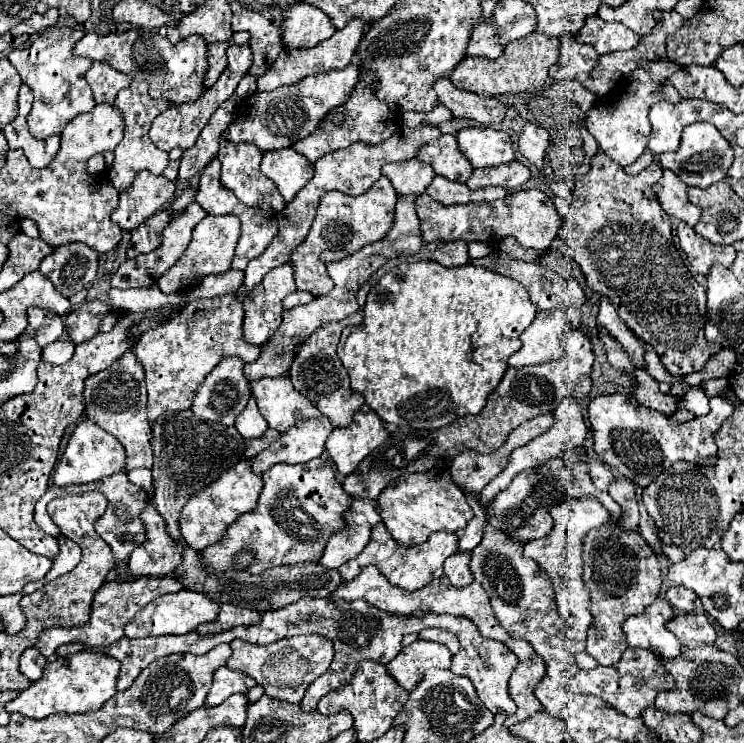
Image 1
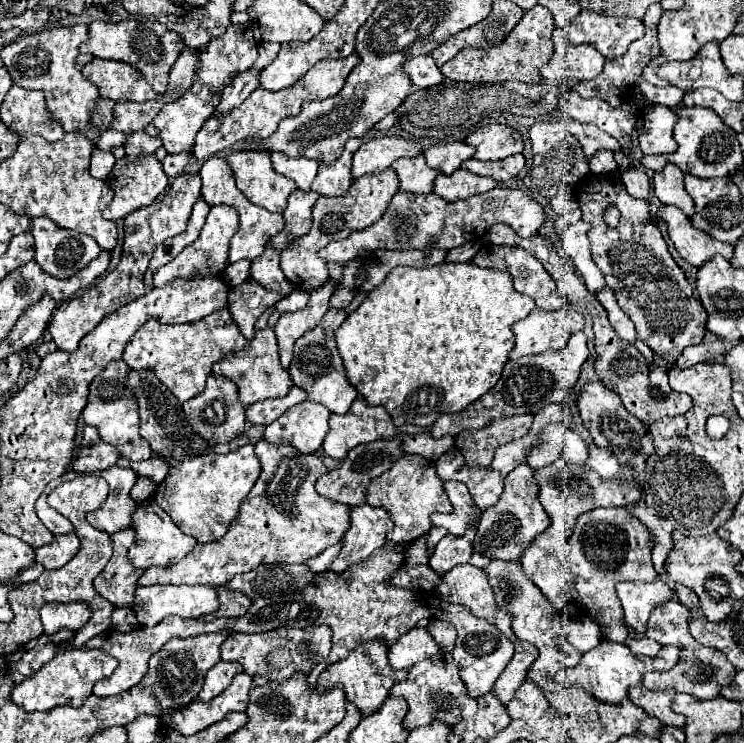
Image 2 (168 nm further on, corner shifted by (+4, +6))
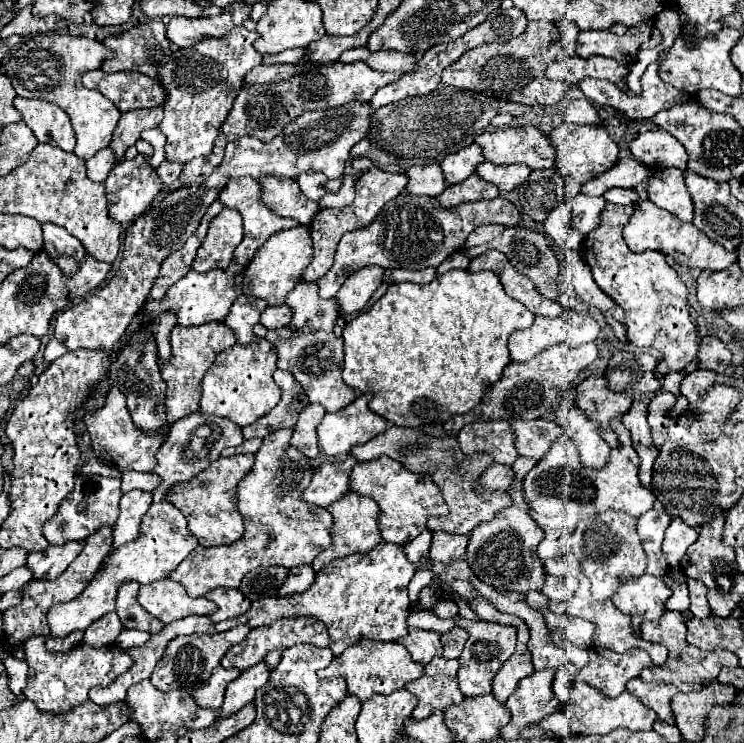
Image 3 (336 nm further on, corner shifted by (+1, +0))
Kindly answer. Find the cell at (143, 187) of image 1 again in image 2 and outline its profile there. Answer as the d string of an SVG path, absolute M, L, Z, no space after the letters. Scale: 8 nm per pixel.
M153 154L153 156L139 156L139 160L127 160L127 158L117 160L111 174L107 176L107 184L113 190L113 200L111 200L109 208L103 210L103 216L107 220L117 222L117 220L125 218L129 212L135 212L139 208L145 208L145 206L153 204L163 194L163 190L167 188L169 178L163 172L161 162Z

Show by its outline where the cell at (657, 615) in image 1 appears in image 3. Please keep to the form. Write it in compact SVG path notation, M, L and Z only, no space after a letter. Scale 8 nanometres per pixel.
M642 576L622 584L622 590L612 598L620 612L640 616L642 620L656 620L664 614L666 602L672 596L670 588L656 576Z

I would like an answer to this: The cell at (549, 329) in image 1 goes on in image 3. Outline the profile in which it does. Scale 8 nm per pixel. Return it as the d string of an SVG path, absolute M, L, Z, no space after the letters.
M564 310L556 318L546 318L546 316L536 316L534 324L526 330L516 330L510 336L508 348L510 348L510 358L512 362L526 362L532 360L536 354L546 350L548 346L562 344L562 342L572 342L572 346L582 346L586 342L592 342L600 332L598 322L588 314L588 312L574 312L574 310Z

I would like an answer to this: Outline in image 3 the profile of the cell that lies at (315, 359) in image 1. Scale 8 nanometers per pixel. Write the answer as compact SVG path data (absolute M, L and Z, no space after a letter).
M300 282L288 294L286 304L294 308L294 318L290 322L290 328L294 328L294 330L300 328L300 334L296 334L290 340L280 340L276 331L267 331L267 340L276 346L276 352L278 352L278 368L292 372L294 378L304 388L304 394L308 396L308 400L322 404L326 408L326 412L338 412L338 410L346 408L348 404L352 404L356 400L356 392L350 386L346 386L342 380L344 340L336 338L332 334L332 326L334 326L336 318L340 316L336 298L322 300L322 298L318 298L316 282Z

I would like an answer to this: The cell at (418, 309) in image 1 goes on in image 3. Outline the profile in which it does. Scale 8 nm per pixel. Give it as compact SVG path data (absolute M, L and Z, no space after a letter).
M448 270L424 286L400 282L390 286L368 312L346 324L342 332L342 378L350 388L372 394L370 410L384 416L388 422L410 428L438 426L458 414L470 412L502 378L502 370L510 362L510 334L518 328L530 328L532 322L534 314L504 292L504 286L494 272Z

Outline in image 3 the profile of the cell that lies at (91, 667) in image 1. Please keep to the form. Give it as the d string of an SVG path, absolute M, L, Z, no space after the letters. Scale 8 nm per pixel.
M32 638L24 646L28 670L28 684L22 690L24 698L32 700L40 712L62 714L80 706L88 700L88 690L94 686L110 686L126 668L130 668L130 656L122 654L114 646L88 648L84 644L76 646L64 654L52 654L44 646L44 638Z

